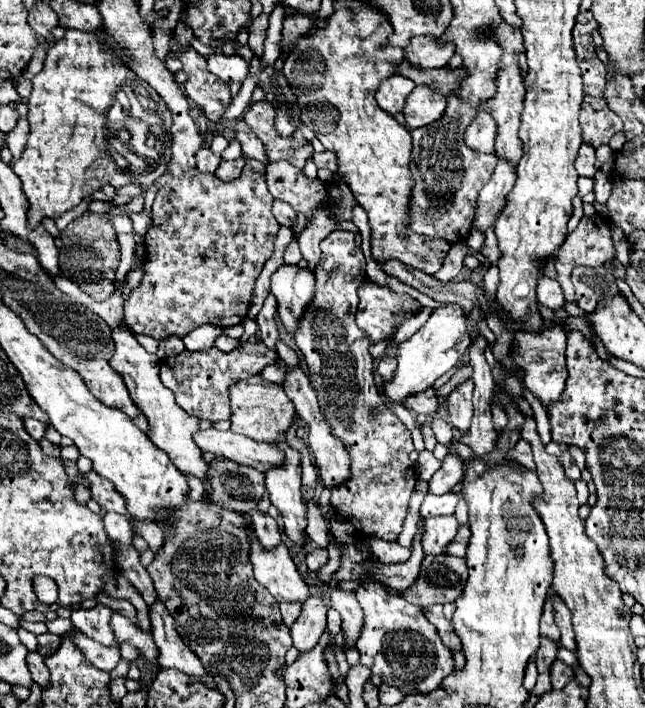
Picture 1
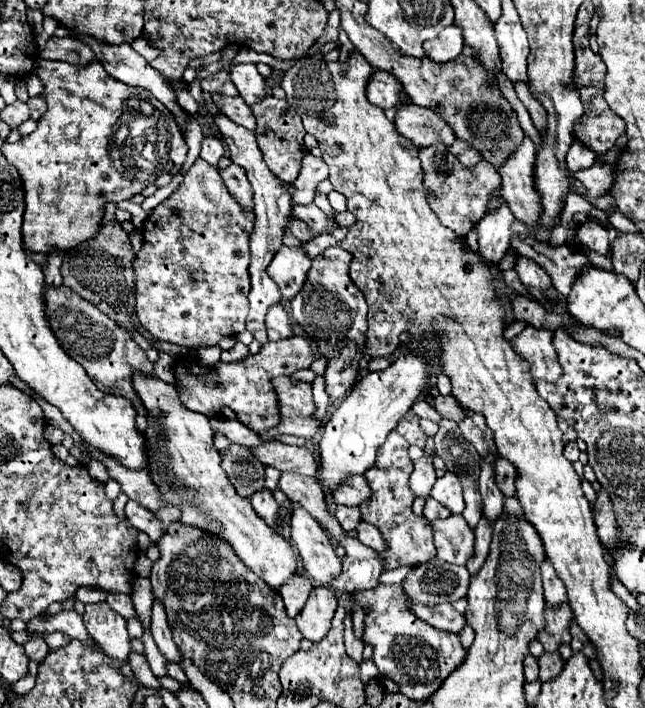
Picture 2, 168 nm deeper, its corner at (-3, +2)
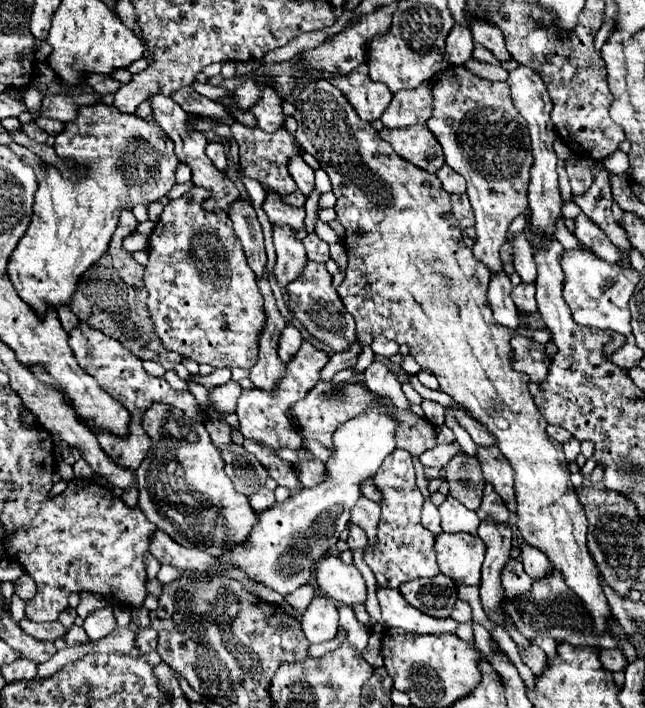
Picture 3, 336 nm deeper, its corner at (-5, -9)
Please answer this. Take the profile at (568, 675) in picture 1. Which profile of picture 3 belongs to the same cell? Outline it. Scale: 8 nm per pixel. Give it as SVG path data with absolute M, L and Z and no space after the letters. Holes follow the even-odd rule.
M529 646L525 652L521 652L521 658L535 676L541 676L541 672L547 670L547 654L539 646Z

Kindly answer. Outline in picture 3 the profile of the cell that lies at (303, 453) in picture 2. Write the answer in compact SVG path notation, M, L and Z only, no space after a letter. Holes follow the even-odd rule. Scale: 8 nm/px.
M307 460L307 462L297 462L295 464L295 472L297 478L301 480L301 484L305 488L311 488L315 484L319 484L325 476L325 464L319 460Z

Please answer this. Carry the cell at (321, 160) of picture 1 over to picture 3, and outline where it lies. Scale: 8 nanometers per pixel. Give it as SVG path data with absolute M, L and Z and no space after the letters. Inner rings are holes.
M293 156L291 162L289 162L289 172L291 172L293 180L297 182L297 188L305 196L311 196L311 192L315 190L315 172L313 172L313 168L301 156Z

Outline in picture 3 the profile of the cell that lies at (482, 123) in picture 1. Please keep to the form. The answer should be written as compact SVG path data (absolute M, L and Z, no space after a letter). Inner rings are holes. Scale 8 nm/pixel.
M447 164L439 168L437 176L439 176L443 188L449 194L463 194L465 192L465 180L463 180L463 176L459 176L457 172L453 172L453 168L449 168Z

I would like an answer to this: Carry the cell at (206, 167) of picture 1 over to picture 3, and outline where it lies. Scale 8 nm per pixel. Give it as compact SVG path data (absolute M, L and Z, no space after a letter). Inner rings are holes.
M209 142L205 148L207 156L211 158L211 162L215 164L215 168L219 168L221 172L227 170L227 156L225 156L225 146L221 142Z

